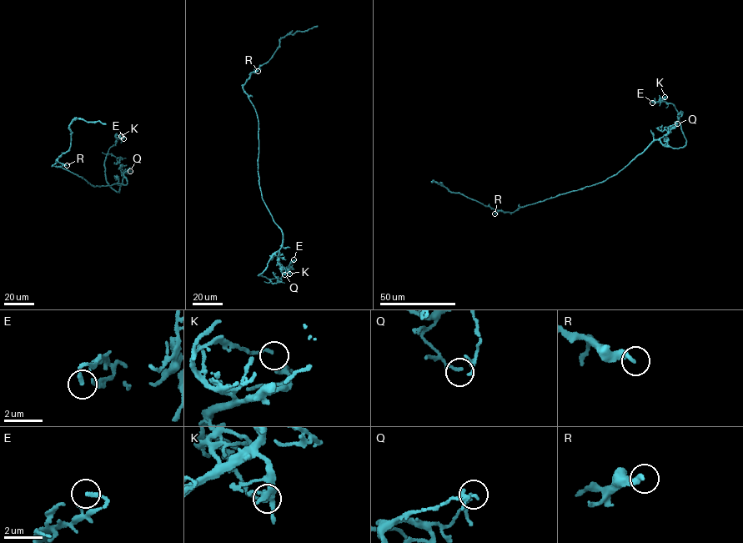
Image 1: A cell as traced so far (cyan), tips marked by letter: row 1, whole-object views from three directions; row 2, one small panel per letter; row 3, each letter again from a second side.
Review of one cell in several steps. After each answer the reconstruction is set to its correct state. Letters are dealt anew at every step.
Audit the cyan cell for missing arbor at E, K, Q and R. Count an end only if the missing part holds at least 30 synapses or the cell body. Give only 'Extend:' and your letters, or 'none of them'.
Extend: none of them

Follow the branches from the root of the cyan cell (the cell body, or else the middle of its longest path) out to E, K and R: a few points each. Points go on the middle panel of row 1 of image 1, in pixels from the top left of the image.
E: (258, 168), (262, 198), (280, 229), (283, 238), (280, 248), (258, 275), (269, 279), (278, 279), (293, 259)
K: (258, 168), (262, 198), (283, 238), (280, 248), (258, 275), (270, 279), (280, 277), (284, 268), (289, 274)
R: (258, 168), (258, 119), (243, 85), (251, 72), (258, 71)

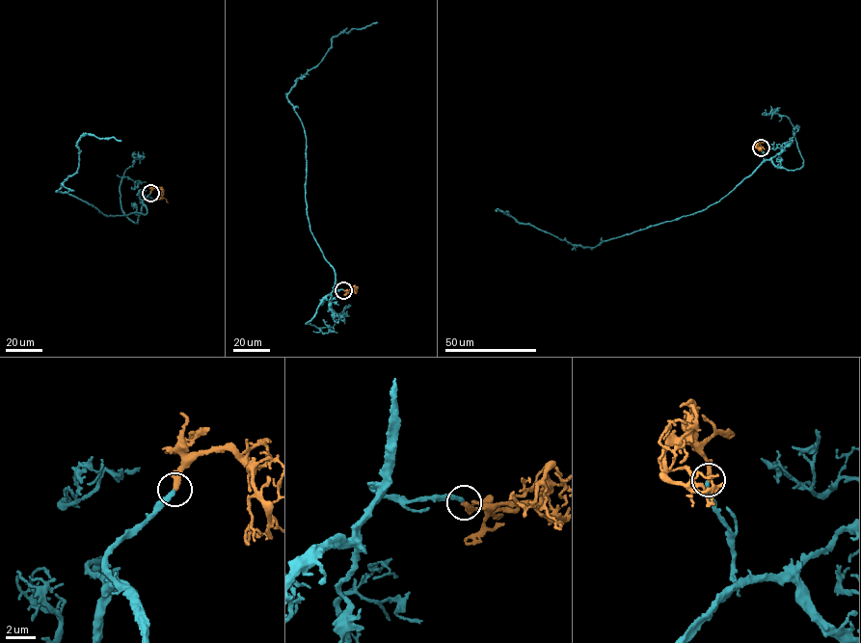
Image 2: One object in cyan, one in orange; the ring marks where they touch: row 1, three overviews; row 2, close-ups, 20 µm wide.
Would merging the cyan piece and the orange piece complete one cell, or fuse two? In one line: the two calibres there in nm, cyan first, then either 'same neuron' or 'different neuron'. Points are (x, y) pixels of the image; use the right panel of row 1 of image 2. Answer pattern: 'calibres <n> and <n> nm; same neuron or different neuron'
calibres 280 and 320 nm; same neuron

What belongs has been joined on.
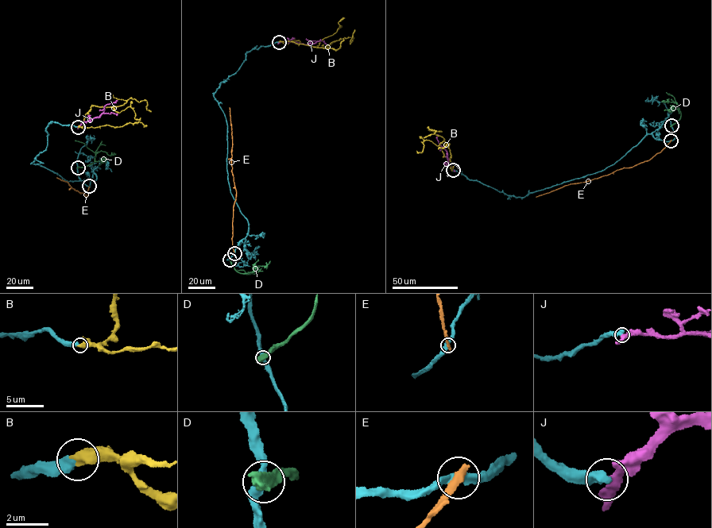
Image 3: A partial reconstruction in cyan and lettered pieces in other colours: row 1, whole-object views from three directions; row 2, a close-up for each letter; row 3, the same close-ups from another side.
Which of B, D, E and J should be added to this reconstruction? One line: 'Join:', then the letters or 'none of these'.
Join: B

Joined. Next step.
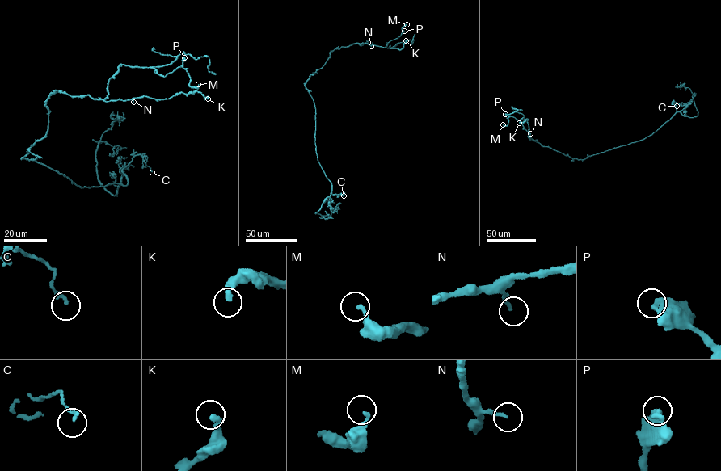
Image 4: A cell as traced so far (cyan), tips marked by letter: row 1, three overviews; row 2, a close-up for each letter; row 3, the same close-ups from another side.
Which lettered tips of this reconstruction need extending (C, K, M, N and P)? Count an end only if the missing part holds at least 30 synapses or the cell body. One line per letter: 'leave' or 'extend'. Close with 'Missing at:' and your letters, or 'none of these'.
C: leave
K: leave
M: leave
N: leave
P: leave
Missing at: none of these

